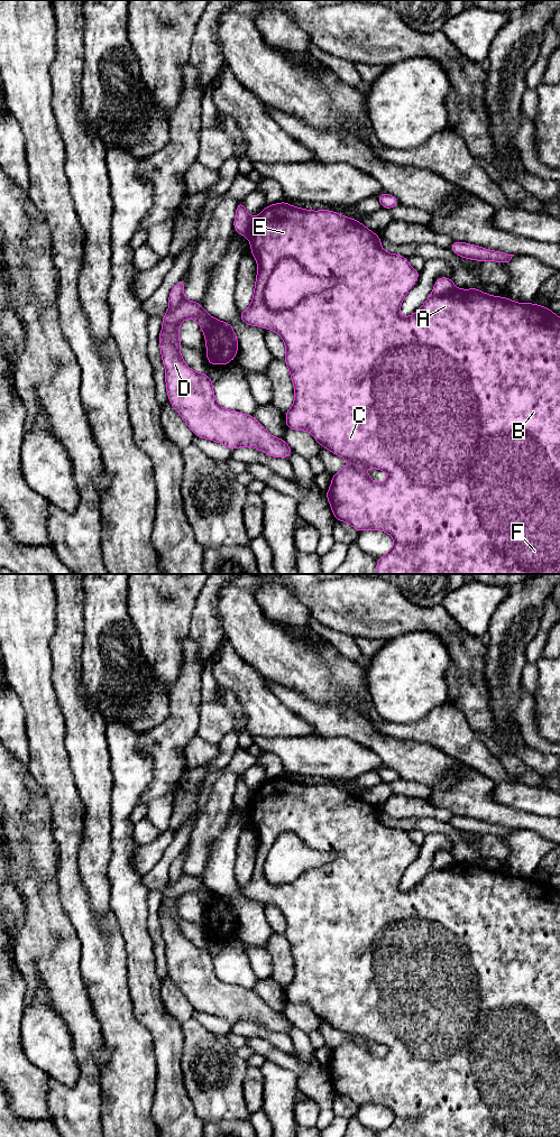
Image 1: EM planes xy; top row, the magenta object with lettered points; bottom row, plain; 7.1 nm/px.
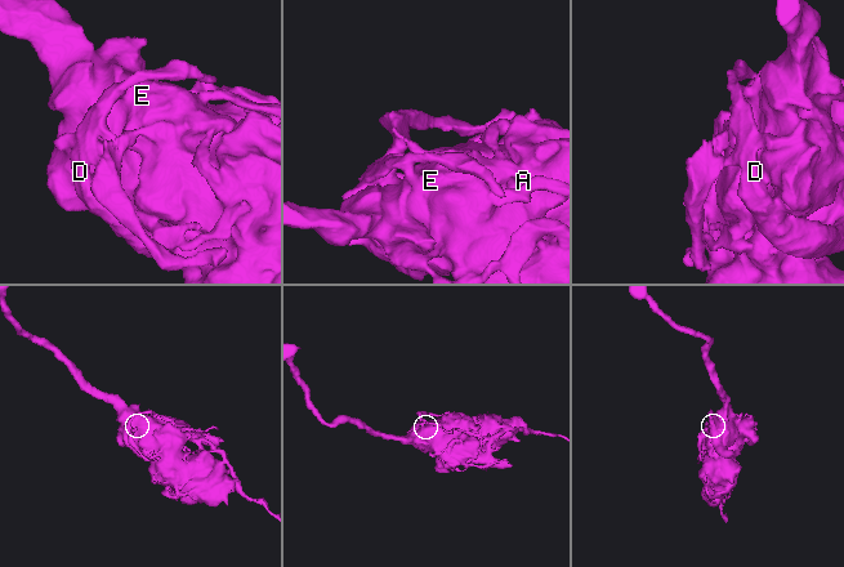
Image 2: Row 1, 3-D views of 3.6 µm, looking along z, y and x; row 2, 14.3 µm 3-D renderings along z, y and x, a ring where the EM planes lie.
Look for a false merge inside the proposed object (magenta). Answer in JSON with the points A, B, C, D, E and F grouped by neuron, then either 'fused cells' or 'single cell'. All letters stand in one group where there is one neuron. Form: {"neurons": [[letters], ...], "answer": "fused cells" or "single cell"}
{"neurons": [["A", "B", "C", "E", "F"], ["D"]], "answer": "fused cells"}

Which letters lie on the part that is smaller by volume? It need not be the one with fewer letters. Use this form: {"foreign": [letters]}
{"foreign": ["D"]}

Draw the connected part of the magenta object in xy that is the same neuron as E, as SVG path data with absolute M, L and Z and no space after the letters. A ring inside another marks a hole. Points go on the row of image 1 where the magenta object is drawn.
M286 201L267 205L257 218L253 219L253 231L248 238L250 241L251 255L255 257L258 265L258 272L256 276L256 285L251 304L247 311L239 311L240 320L245 324L261 326L277 332L286 345L286 355L284 361L290 369L295 390L295 400L285 414L287 429L310 432L320 445L328 449L336 455L347 459L351 463L349 466L342 468L332 475L331 488L325 493L325 497L330 500L330 507L334 518L351 525L358 531L377 529L389 534L394 538L394 547L385 556L377 560L375 574L560 574L560 317L558 317L550 308L536 305L535 303L520 304L511 301L508 297L490 296L478 288L456 289L455 292L443 296L431 295L415 314L410 317L402 317L400 315L401 304L408 289L416 283L420 271L410 266L407 258L401 255L385 252L380 246L382 239L359 221L340 215L333 211L304 210L301 207L294 207ZM283 258L295 259L311 275L323 279L334 279L336 285L302 299L293 308L282 311L269 309L265 303L265 287L269 275L273 272L277 262ZM366 466L387 472L388 479L384 483L373 481L364 470Z

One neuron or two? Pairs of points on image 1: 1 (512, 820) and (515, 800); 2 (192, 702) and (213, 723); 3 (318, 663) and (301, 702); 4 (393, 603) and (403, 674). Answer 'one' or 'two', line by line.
1: two
2: two
3: two
4: two

